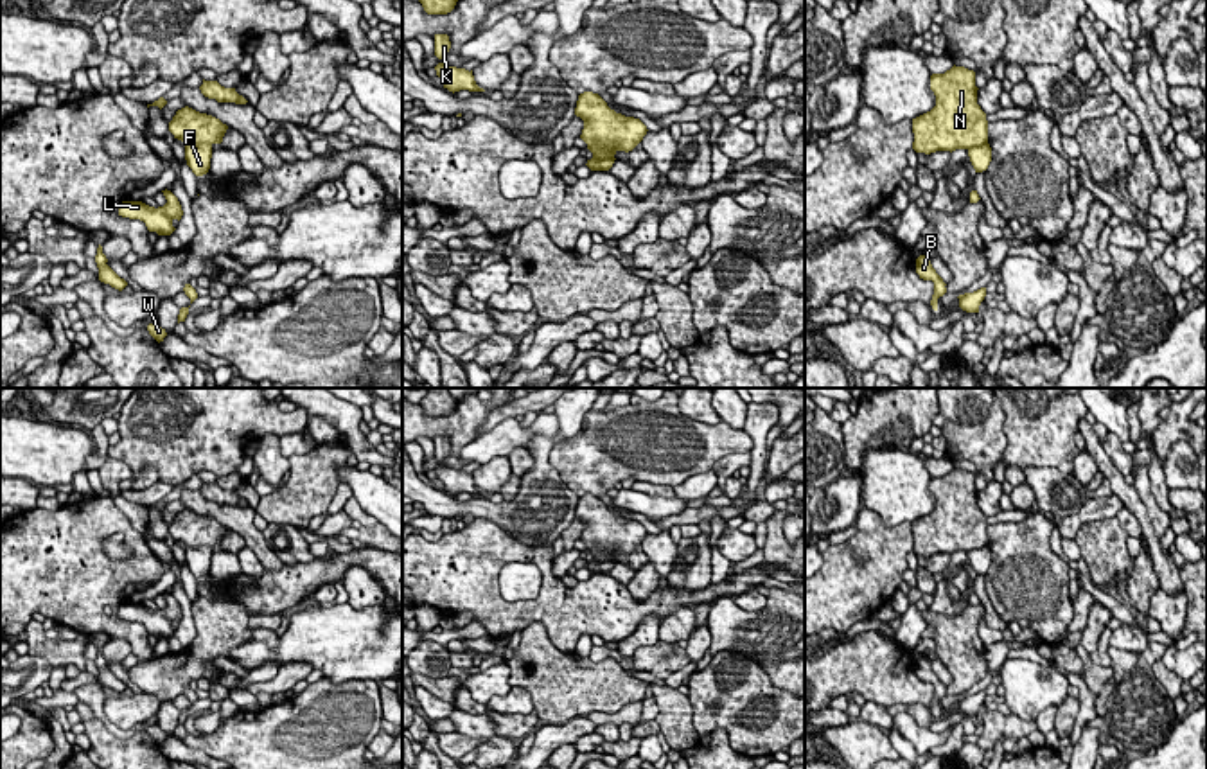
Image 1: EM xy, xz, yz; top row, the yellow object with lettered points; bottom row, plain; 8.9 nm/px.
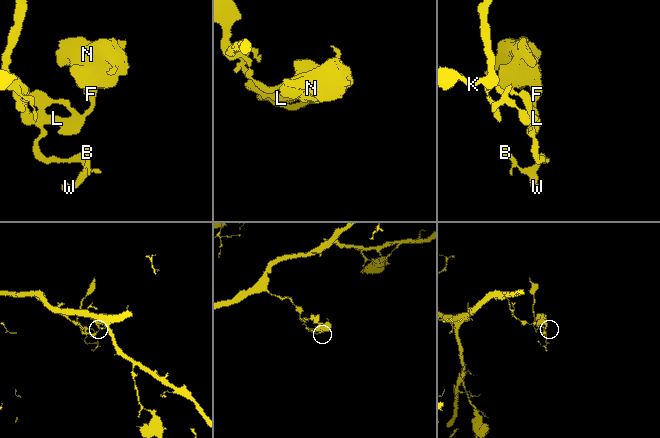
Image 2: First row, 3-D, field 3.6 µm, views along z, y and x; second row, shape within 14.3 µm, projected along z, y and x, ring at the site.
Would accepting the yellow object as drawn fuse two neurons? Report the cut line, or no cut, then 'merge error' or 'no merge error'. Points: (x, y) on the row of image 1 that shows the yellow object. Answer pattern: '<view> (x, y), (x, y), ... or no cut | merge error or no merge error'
xy (185, 142), (211, 146) | merge error

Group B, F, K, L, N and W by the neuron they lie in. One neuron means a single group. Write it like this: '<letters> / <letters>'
B F K L W / N

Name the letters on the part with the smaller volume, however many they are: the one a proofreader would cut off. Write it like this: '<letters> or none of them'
N

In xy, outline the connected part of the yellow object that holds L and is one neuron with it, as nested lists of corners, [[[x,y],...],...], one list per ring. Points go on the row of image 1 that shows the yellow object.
[[[162,190],[167,203],[163,207],[149,207],[142,201],[122,201],[119,205],[119,216],[129,219],[140,219],[145,223],[149,232],[158,235],[171,235],[176,228],[172,226],[174,219],[181,219],[183,210],[178,198],[171,190]]]

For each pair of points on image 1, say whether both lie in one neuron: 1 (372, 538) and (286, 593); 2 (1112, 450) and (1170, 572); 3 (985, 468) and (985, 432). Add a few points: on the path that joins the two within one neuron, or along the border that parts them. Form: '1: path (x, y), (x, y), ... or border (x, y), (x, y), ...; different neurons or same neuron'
1: border (367, 547), (383, 550); different neurons
2: border (1101, 444), (1109, 460), (1123, 477); different neurons
3: path (985, 459), (985, 441); same neuron

